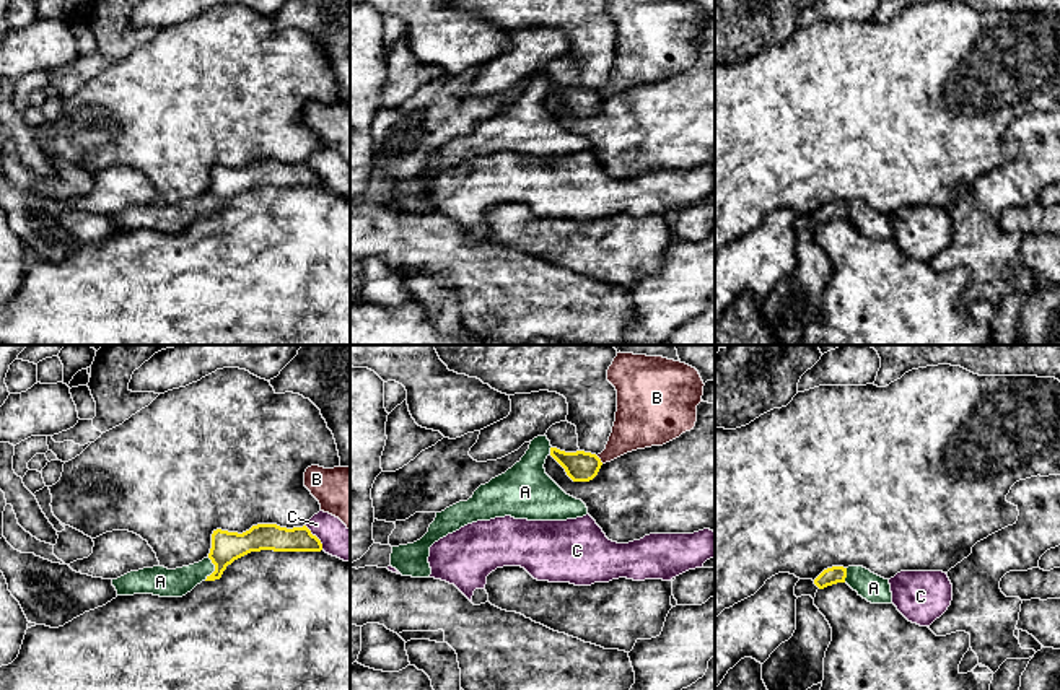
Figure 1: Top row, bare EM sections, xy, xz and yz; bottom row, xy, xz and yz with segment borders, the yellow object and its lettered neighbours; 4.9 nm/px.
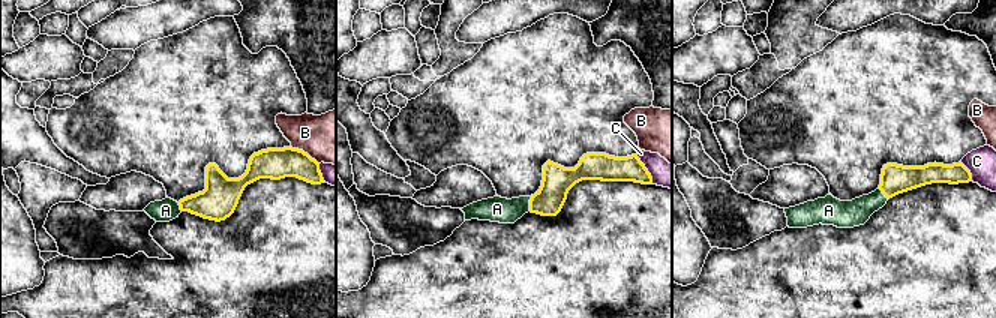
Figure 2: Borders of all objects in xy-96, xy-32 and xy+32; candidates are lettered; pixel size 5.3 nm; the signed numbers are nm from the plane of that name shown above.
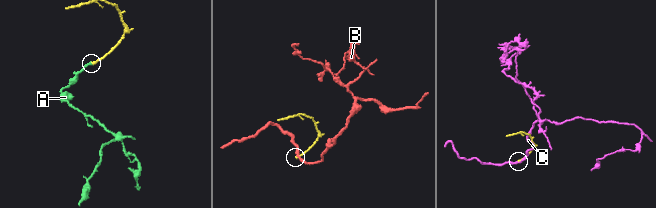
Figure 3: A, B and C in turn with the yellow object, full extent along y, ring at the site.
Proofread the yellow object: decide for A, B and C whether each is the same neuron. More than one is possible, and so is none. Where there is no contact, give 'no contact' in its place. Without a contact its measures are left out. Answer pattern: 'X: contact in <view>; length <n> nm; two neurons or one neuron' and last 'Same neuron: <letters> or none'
A: contact in xy; length 120 nm; one neuron
B: contact in xz; length 50 nm; two neurons
C: contact in xy; length 150 nm; two neurons
Same neuron: A

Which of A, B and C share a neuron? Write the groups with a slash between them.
A / B / C

